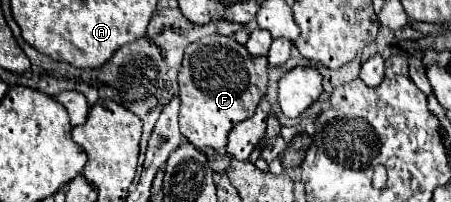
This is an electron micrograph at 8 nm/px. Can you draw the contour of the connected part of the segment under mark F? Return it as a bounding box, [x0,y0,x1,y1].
[179,36,267,152]

